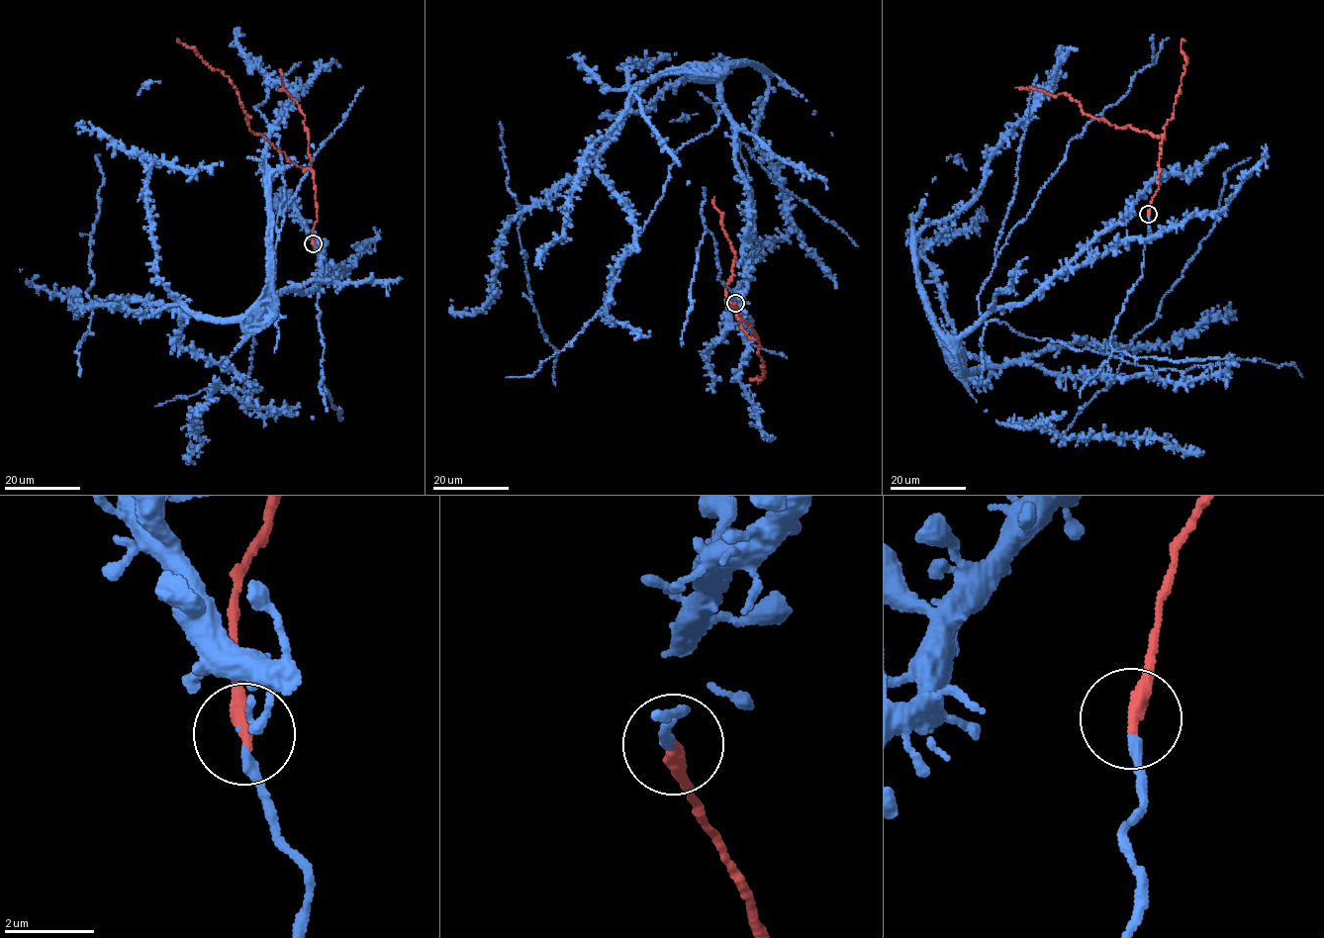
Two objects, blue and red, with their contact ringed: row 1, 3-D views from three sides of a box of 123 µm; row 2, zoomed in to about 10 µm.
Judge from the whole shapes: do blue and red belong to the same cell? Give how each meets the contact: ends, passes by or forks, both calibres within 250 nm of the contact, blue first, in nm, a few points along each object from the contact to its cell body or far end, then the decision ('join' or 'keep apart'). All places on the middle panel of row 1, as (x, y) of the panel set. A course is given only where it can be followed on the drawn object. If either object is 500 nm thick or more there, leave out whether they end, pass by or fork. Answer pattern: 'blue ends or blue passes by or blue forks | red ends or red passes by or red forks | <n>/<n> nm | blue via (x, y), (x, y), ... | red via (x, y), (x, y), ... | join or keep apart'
blue ends | red ends | 160/360 nm | blue via (734, 303), (735, 126), (657, 73), (598, 156), (624, 252), (729, 114), (749, 342), (787, 358) | red via (735, 303), (755, 338), (741, 328), (726, 295), (735, 253), (721, 224), (721, 214), (713, 205), (713, 196) | join

